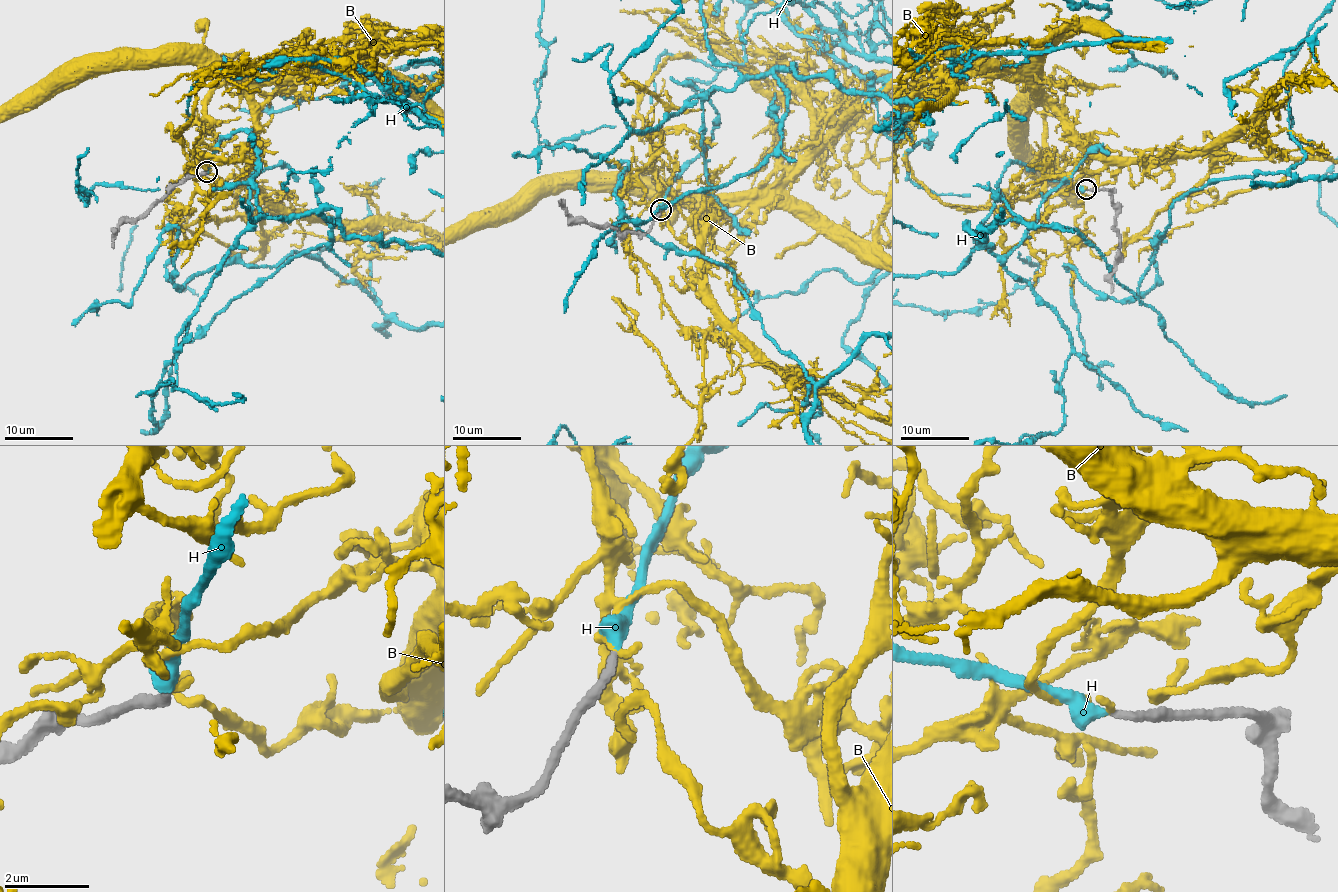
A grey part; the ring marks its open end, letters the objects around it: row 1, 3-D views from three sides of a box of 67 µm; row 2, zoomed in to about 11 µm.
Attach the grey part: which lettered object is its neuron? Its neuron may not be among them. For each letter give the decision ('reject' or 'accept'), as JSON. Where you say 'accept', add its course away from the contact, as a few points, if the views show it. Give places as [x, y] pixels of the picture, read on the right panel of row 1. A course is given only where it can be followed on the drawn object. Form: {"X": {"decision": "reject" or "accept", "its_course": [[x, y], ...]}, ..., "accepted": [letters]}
{"B": {"decision": "reject"}, "H": {"decision": "accept"}, "accepted": ["H"]}

